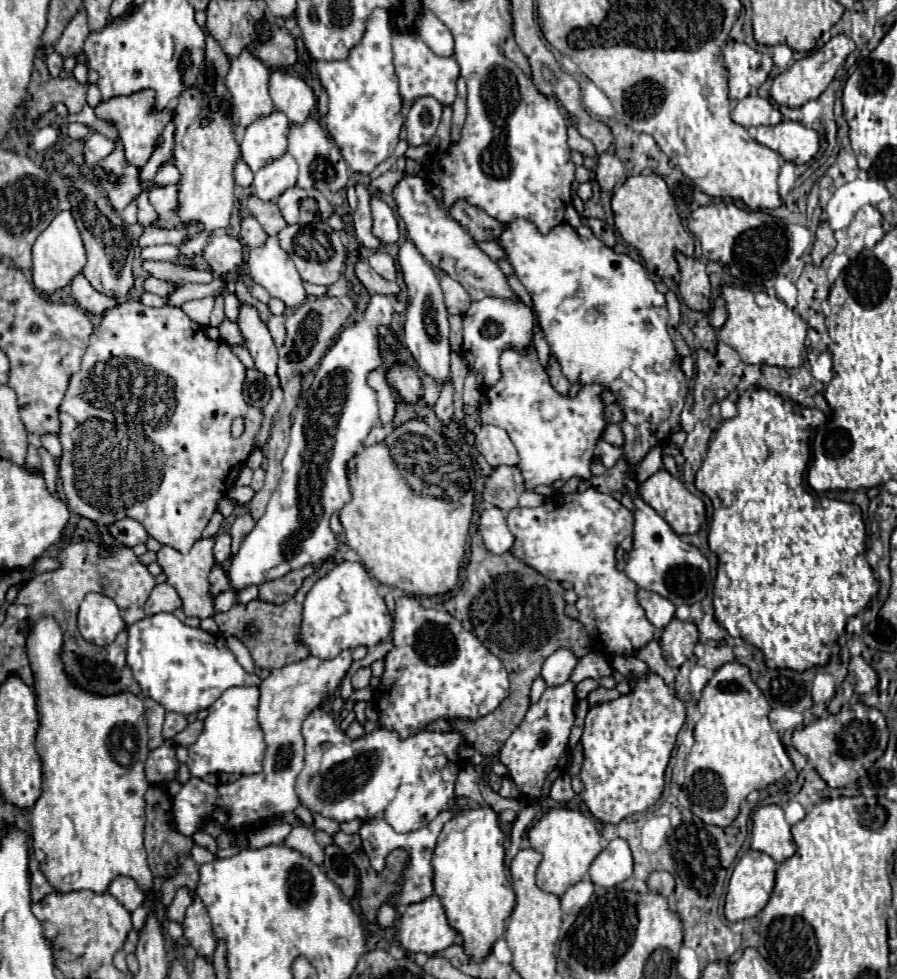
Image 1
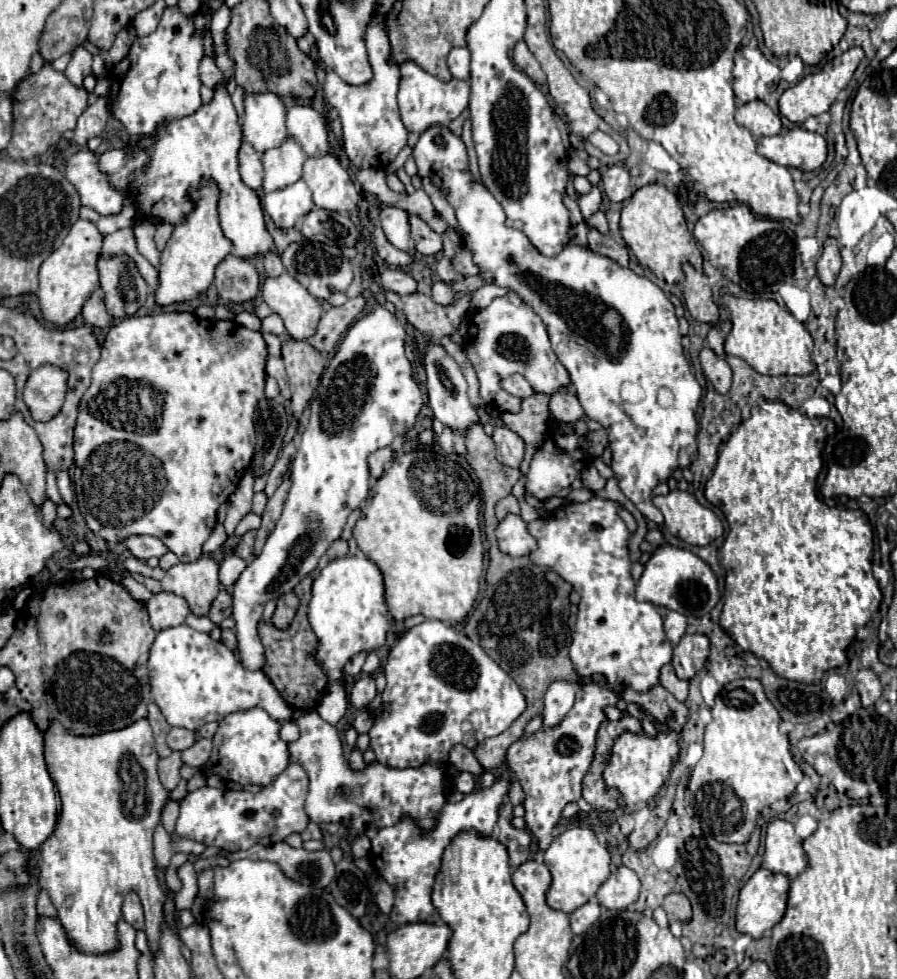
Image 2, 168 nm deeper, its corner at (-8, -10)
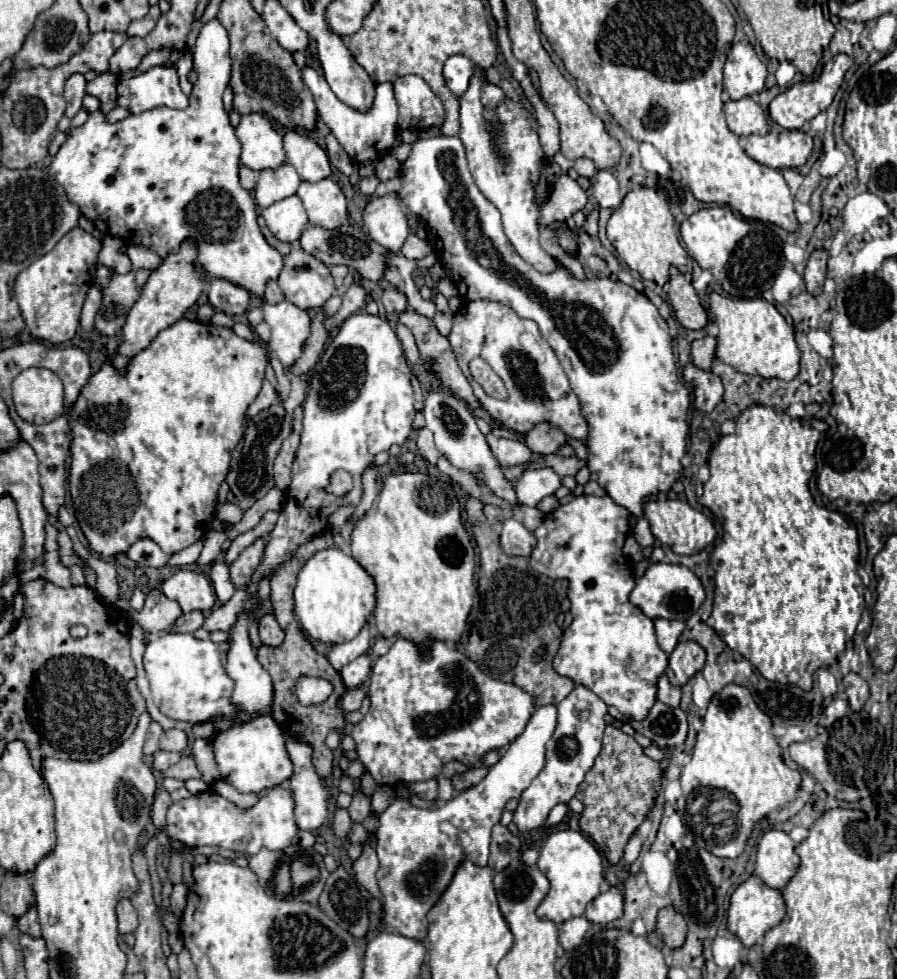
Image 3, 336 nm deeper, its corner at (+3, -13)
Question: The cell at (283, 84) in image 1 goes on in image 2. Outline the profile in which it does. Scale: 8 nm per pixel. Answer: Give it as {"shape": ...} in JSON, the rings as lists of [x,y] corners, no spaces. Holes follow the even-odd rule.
{"shape":[[[295,104],[287,110],[287,130],[303,146],[307,156],[329,152],[325,118],[309,104]]]}

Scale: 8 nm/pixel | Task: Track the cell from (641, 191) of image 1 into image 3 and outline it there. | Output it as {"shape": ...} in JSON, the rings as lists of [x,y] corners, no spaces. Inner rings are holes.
{"shape":[[[636,187],[624,197],[622,205],[614,209],[608,221],[608,239],[632,271],[658,283],[660,287],[668,281],[668,269],[672,265],[684,275],[692,273],[692,259],[680,245],[679,235],[674,229],[674,215],[666,198],[654,189]]]}

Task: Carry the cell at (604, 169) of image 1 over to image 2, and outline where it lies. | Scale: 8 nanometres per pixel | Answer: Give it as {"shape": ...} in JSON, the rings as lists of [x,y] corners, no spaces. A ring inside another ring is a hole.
{"shape":[[[623,164],[609,166],[601,174],[601,182],[603,182],[603,190],[611,202],[623,202],[625,198],[631,196],[631,176]]]}

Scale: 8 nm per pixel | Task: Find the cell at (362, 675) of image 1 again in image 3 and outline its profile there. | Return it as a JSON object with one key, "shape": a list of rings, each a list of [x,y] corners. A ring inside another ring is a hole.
{"shape":[[[362,687],[348,689],[348,691],[342,695],[342,701],[340,701],[340,705],[342,705],[344,713],[352,713],[352,711],[360,709],[360,705],[362,705],[362,699],[364,699],[364,697],[366,697],[366,693],[362,691]]]}

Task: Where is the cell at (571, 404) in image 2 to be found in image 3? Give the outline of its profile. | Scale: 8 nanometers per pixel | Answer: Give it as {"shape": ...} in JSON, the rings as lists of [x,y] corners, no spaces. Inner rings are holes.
{"shape":[[[540,423],[524,437],[524,443],[532,453],[558,453],[558,449],[566,443],[566,435],[548,423]]]}

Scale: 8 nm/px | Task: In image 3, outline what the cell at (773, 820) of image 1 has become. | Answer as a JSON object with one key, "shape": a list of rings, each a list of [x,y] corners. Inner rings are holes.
{"shape":[[[778,829],[766,831],[758,843],[754,875],[772,889],[786,887],[786,883],[794,877],[800,865],[794,847],[796,845],[788,833]]]}

